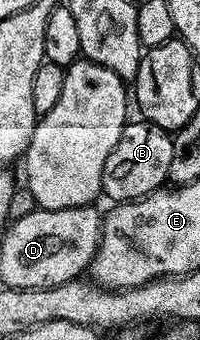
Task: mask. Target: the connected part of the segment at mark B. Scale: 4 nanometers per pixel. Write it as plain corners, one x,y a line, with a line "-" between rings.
145,119
131,120
122,129
120,139
108,155
102,172
102,193
111,197
111,202
139,201
163,188
168,181
168,167
172,164
174,138
160,126

